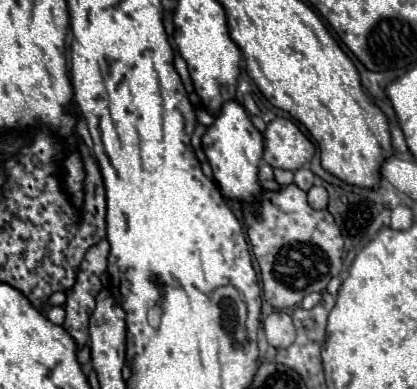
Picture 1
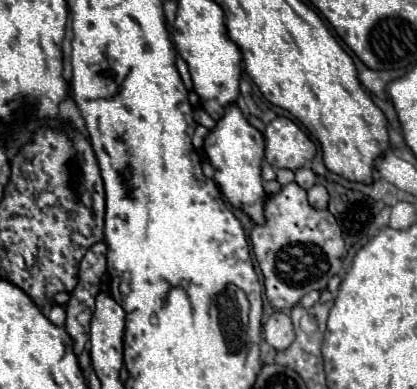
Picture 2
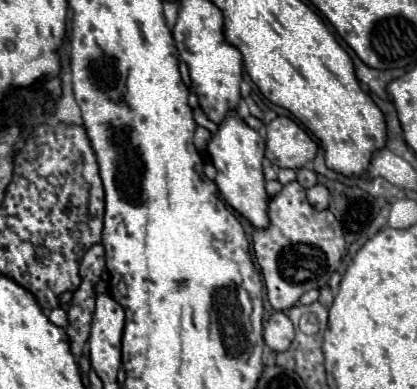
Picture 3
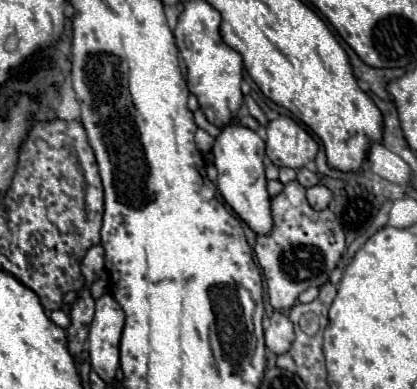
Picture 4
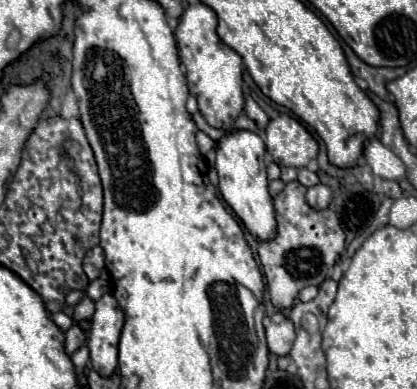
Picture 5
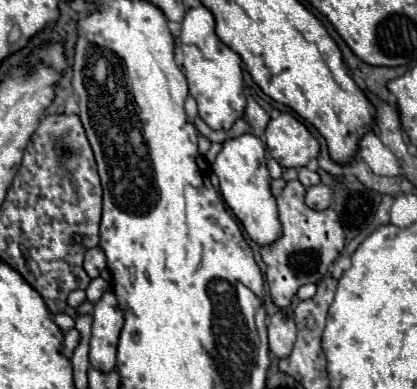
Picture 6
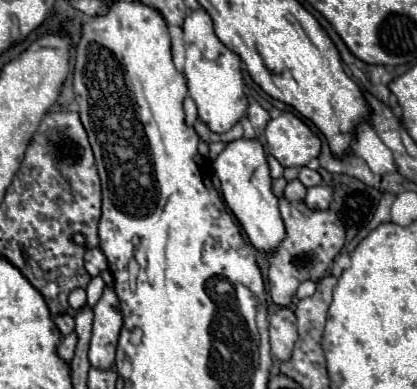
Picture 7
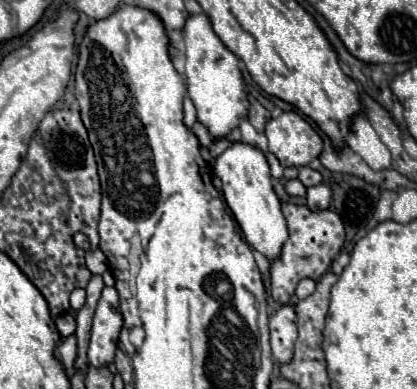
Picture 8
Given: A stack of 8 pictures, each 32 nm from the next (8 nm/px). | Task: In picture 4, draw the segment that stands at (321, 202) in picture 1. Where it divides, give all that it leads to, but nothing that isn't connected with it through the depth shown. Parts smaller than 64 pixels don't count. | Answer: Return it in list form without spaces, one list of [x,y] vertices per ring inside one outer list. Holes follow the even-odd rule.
[[[316,184],[306,190],[306,198],[308,198],[308,204],[312,204],[312,208],[324,210],[324,208],[328,208],[328,204],[332,200],[332,192],[326,186]]]

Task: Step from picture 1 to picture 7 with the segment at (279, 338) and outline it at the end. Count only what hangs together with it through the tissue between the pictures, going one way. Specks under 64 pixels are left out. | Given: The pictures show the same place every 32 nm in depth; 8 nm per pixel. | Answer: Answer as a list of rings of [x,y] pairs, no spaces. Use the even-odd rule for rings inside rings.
[[[280,308],[270,316],[270,346],[272,354],[284,362],[290,360],[294,342],[298,338],[296,332],[296,316],[290,308]]]

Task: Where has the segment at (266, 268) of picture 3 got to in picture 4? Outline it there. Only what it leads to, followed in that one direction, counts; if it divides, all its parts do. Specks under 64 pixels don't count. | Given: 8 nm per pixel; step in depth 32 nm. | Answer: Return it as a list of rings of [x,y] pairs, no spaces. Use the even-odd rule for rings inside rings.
[[[294,180],[272,200],[274,228],[268,236],[258,236],[256,256],[266,276],[270,304],[280,310],[288,310],[298,300],[300,292],[310,286],[320,288],[328,282],[330,272],[338,266],[338,260],[346,248],[344,232],[332,210],[314,212],[306,200],[306,188]]]

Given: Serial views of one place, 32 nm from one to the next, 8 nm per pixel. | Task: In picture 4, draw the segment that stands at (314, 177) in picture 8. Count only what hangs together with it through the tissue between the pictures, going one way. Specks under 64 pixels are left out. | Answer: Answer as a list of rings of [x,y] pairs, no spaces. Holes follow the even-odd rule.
[[[300,168],[298,170],[298,182],[304,186],[304,188],[310,188],[310,186],[316,186],[318,184],[318,176],[314,172],[310,172],[308,168]]]

